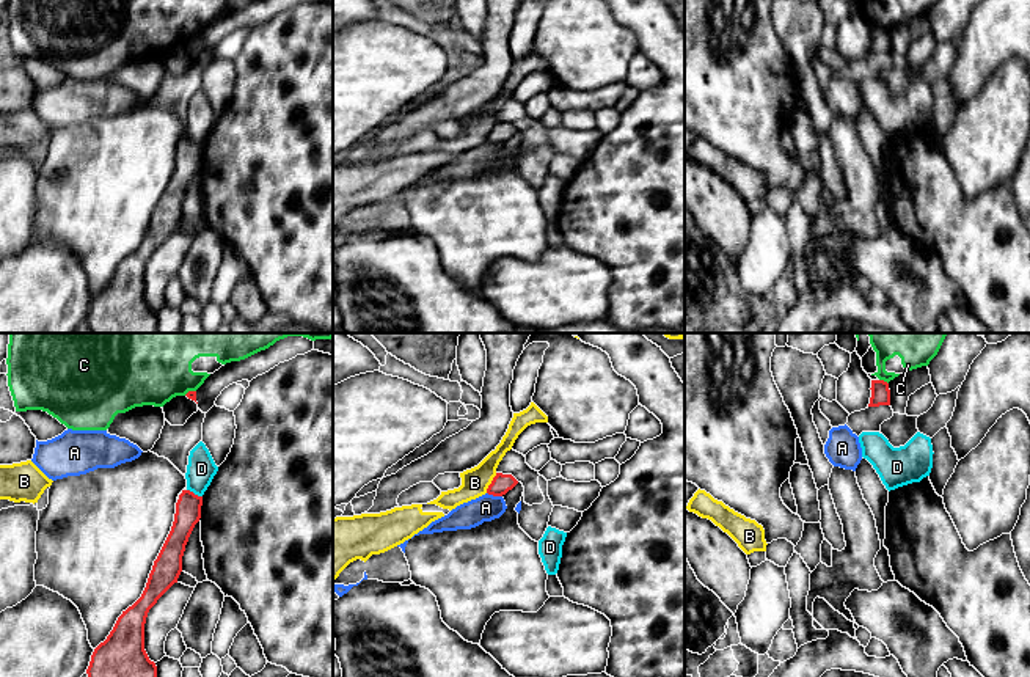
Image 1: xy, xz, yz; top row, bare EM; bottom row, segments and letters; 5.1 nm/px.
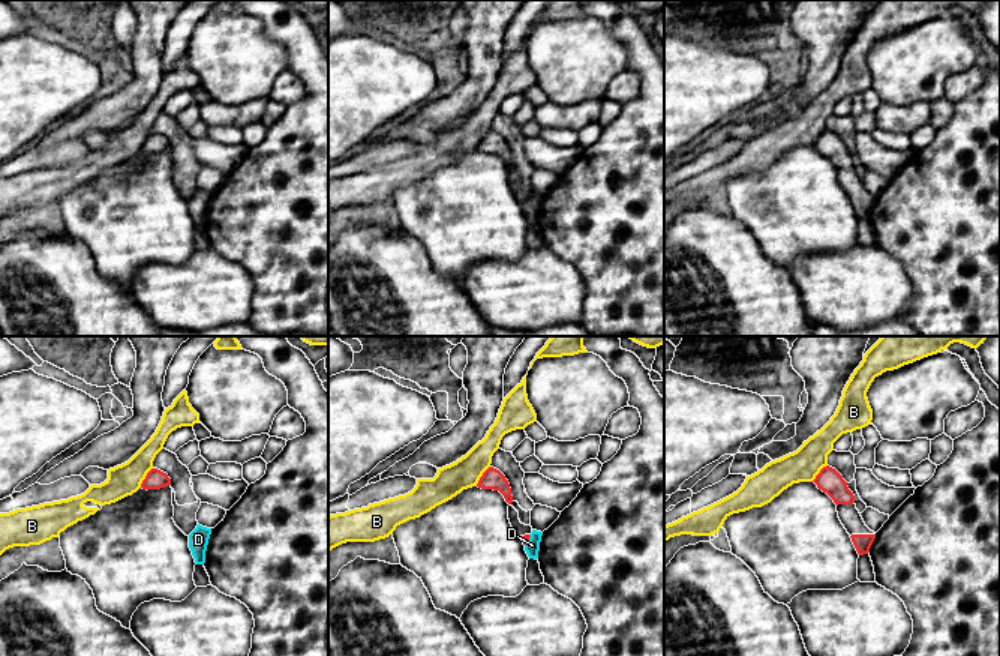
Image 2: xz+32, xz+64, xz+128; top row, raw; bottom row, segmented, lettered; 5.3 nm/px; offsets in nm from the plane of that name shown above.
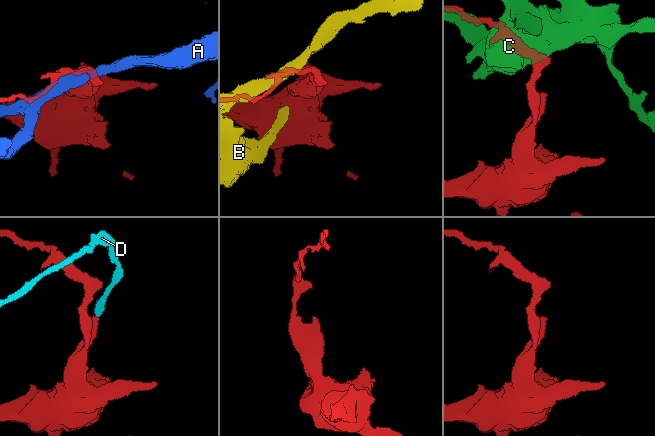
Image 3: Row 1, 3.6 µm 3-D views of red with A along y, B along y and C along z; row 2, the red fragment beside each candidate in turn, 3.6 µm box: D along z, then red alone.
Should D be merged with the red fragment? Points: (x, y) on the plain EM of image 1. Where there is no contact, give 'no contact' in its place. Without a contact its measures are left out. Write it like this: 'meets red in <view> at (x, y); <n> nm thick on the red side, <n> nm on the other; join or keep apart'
meets red in xy at (193, 142); 130 nm thick on the red side, 150 nm on the other; keep apart

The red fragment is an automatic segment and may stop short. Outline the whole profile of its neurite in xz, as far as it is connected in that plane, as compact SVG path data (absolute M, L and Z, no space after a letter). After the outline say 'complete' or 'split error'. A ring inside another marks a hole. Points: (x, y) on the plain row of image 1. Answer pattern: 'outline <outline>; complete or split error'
outline M496 121L496 124L493 126L491 132L487 137L487 141L493 145L502 145L517 132L518 129L512 123Z; complete

